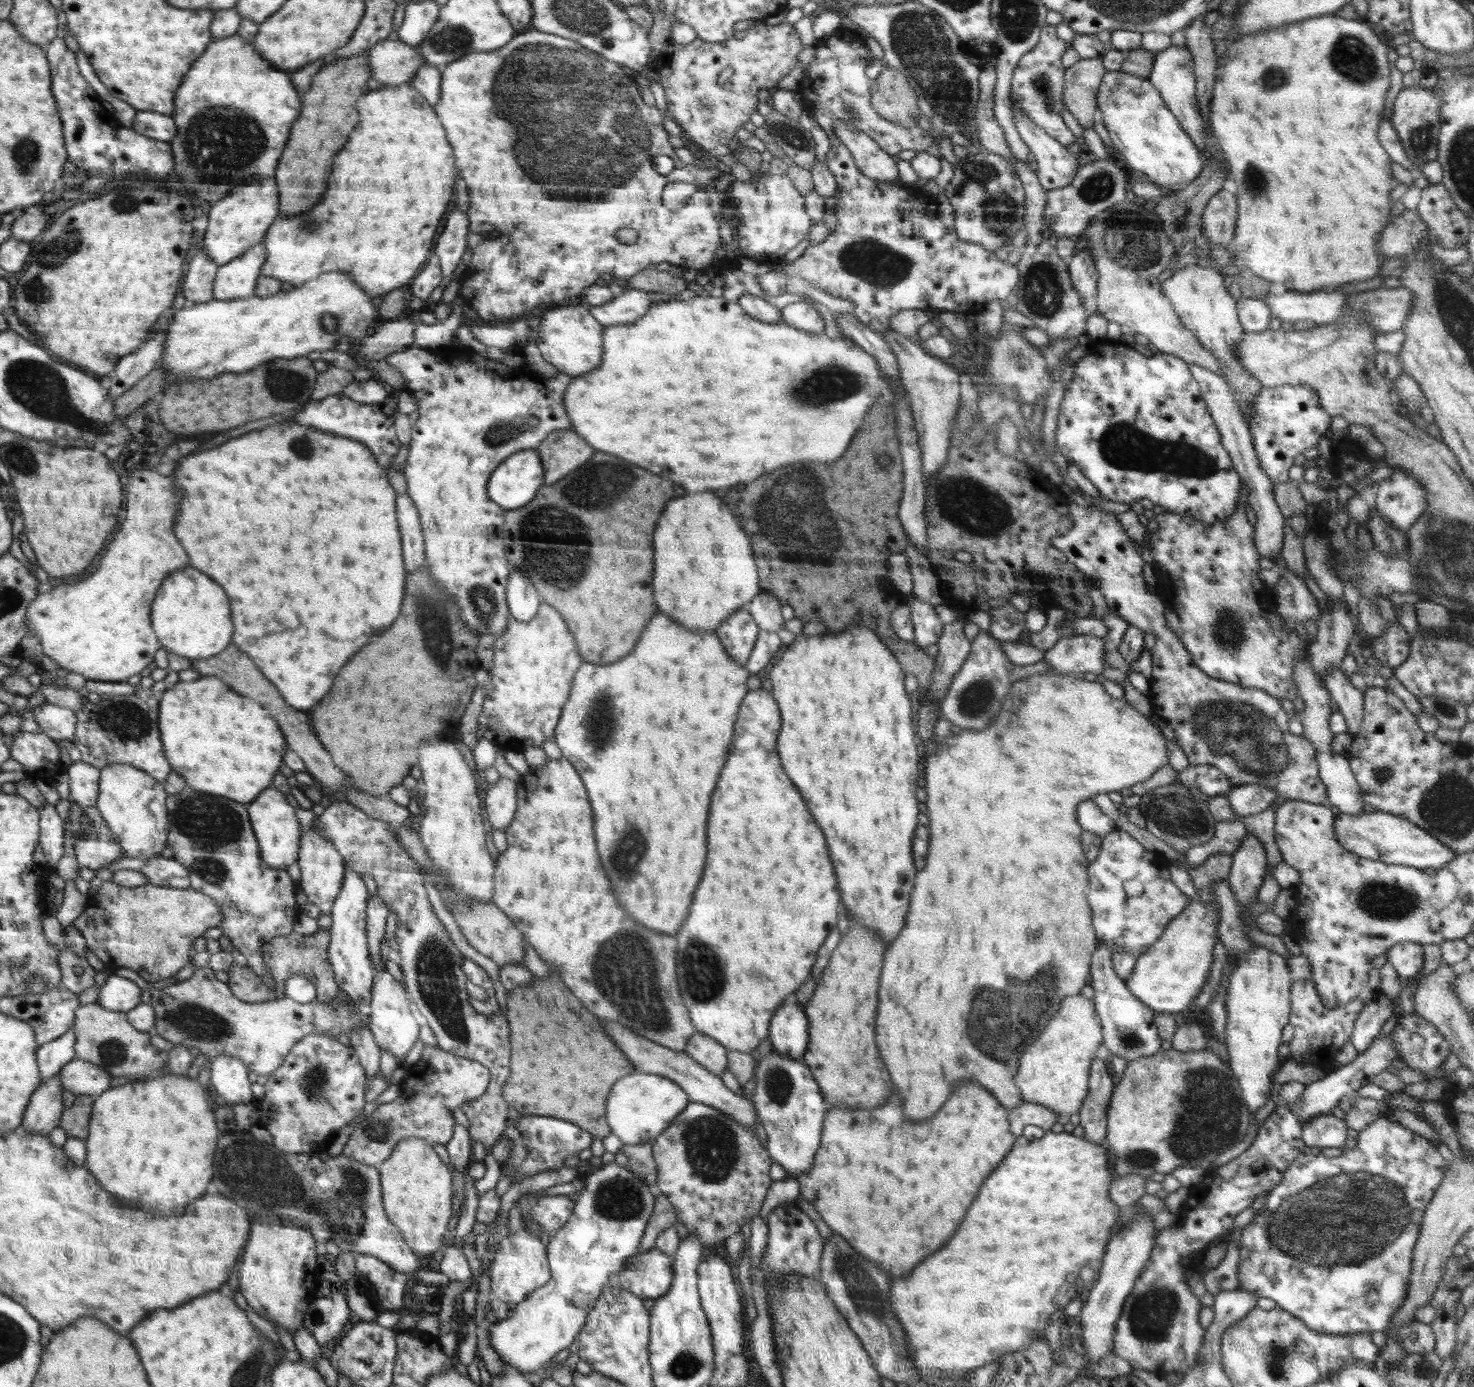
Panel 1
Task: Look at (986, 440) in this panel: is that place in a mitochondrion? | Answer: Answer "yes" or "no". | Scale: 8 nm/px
no

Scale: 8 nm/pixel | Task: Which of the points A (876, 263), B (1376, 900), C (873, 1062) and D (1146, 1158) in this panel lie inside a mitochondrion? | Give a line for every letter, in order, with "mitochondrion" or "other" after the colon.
A: mitochondrion
B: mitochondrion
C: other
D: mitochondrion

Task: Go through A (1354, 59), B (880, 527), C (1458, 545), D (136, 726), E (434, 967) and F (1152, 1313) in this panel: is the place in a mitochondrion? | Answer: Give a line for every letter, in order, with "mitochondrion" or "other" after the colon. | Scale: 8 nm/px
A: mitochondrion
B: other
C: mitochondrion
D: mitochondrion
E: mitochondrion
F: mitochondrion

